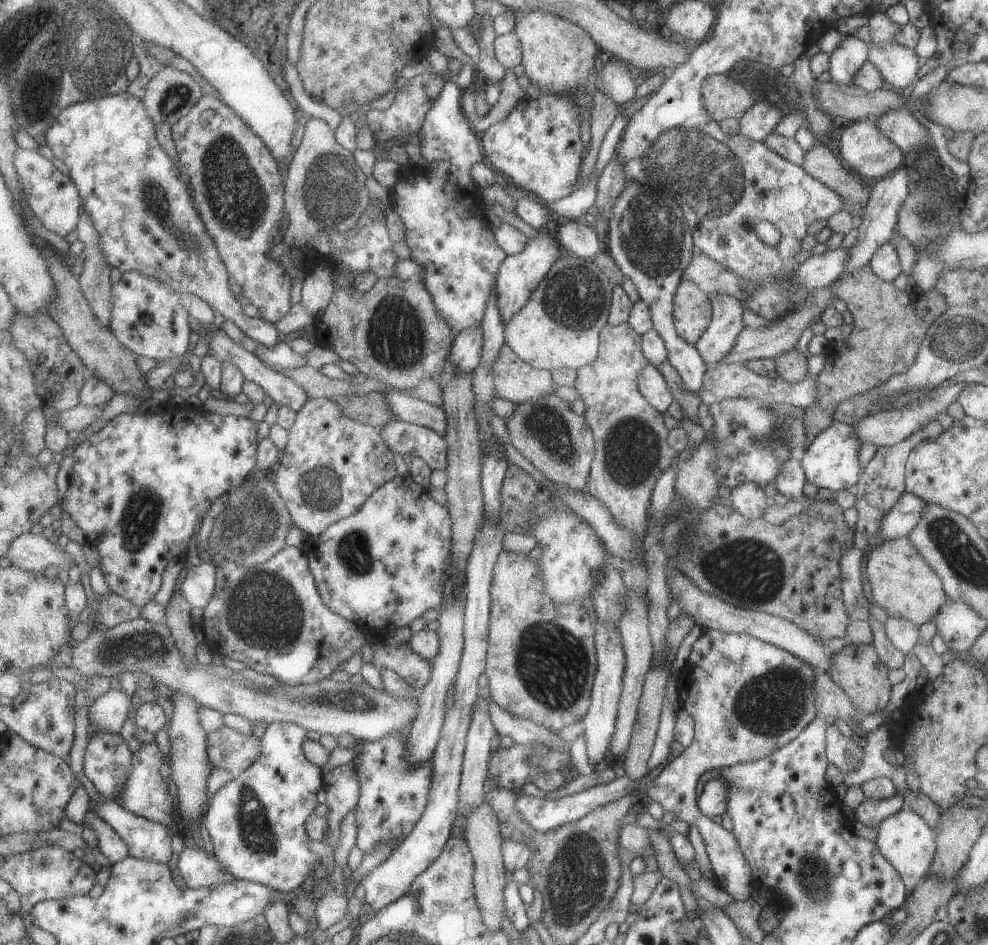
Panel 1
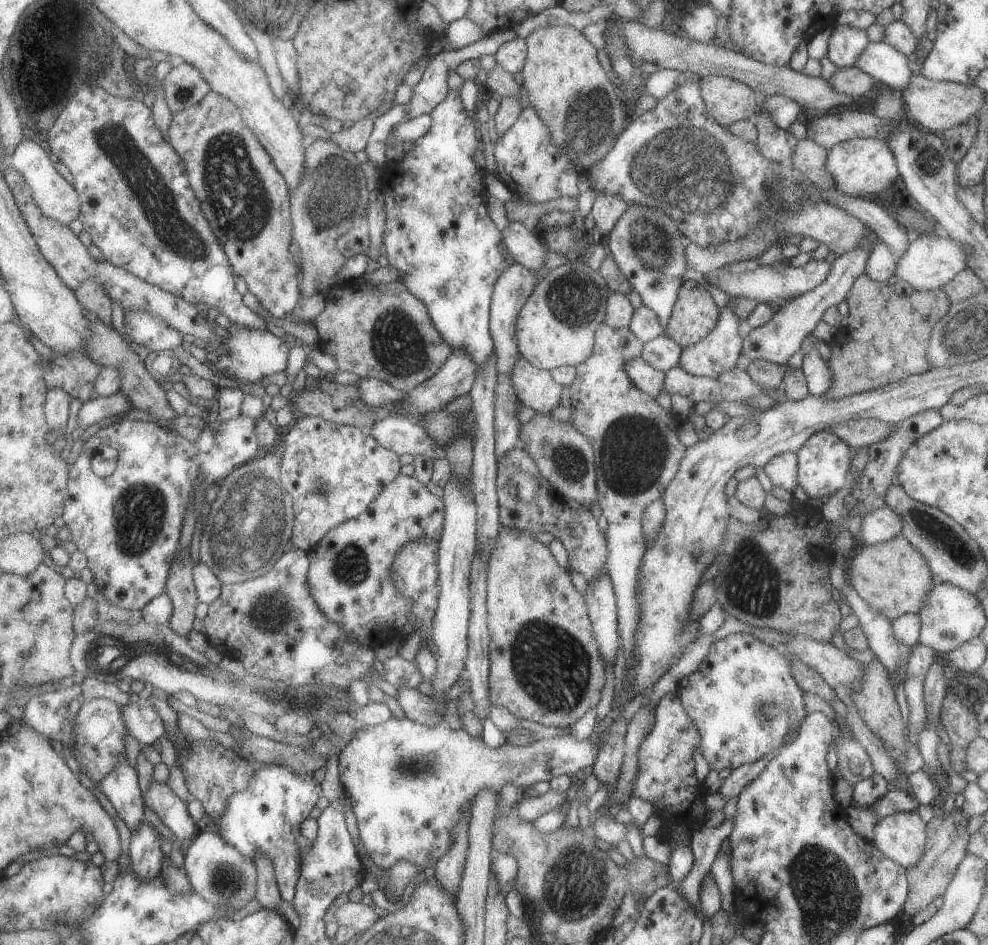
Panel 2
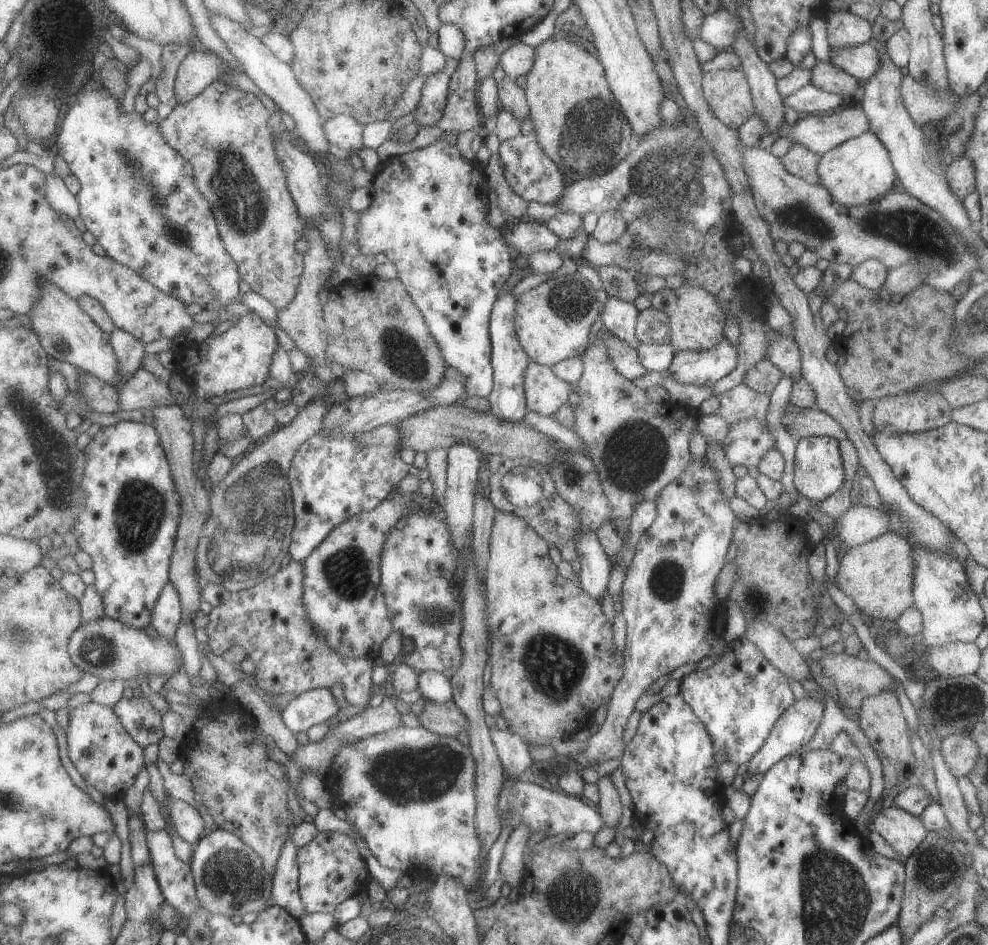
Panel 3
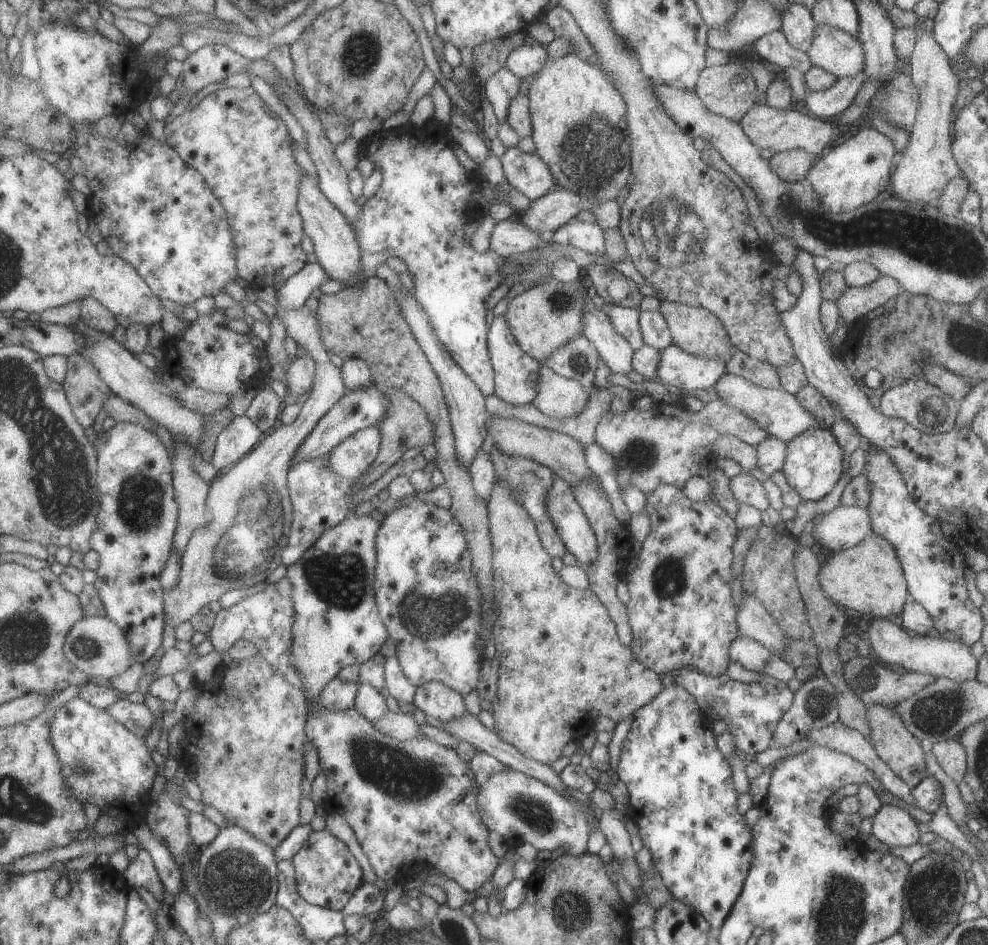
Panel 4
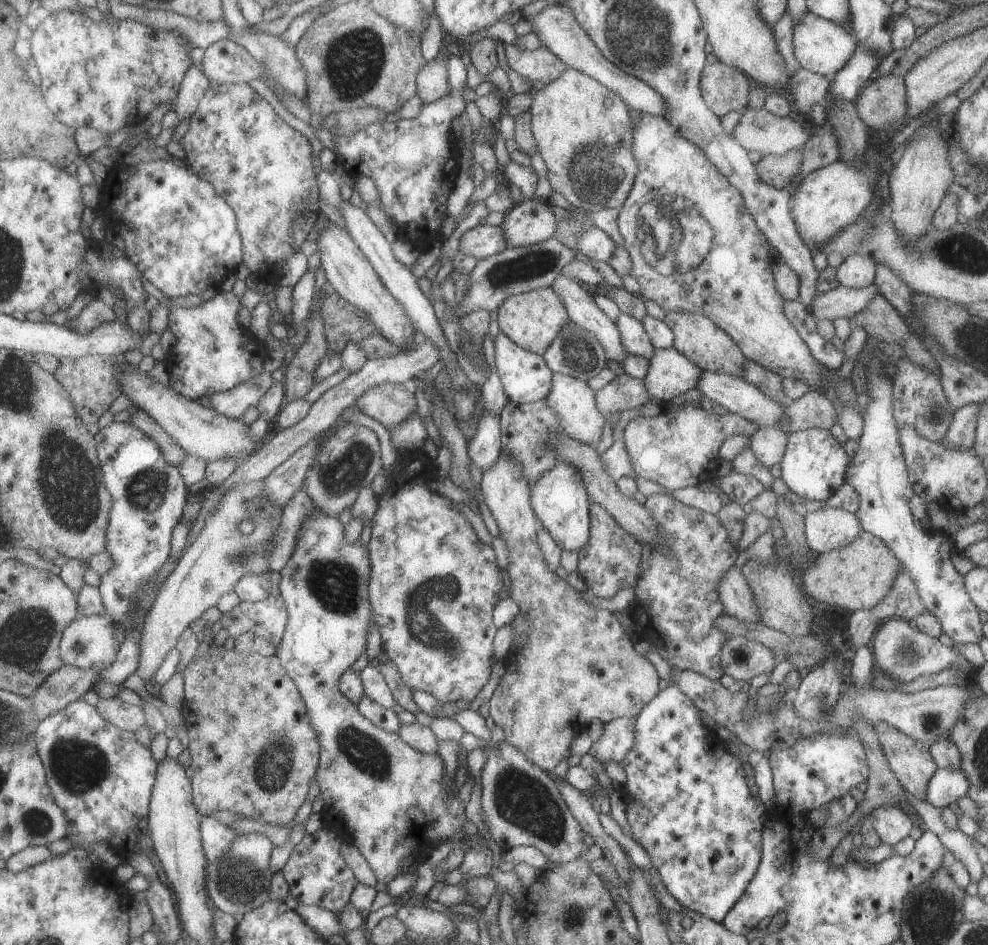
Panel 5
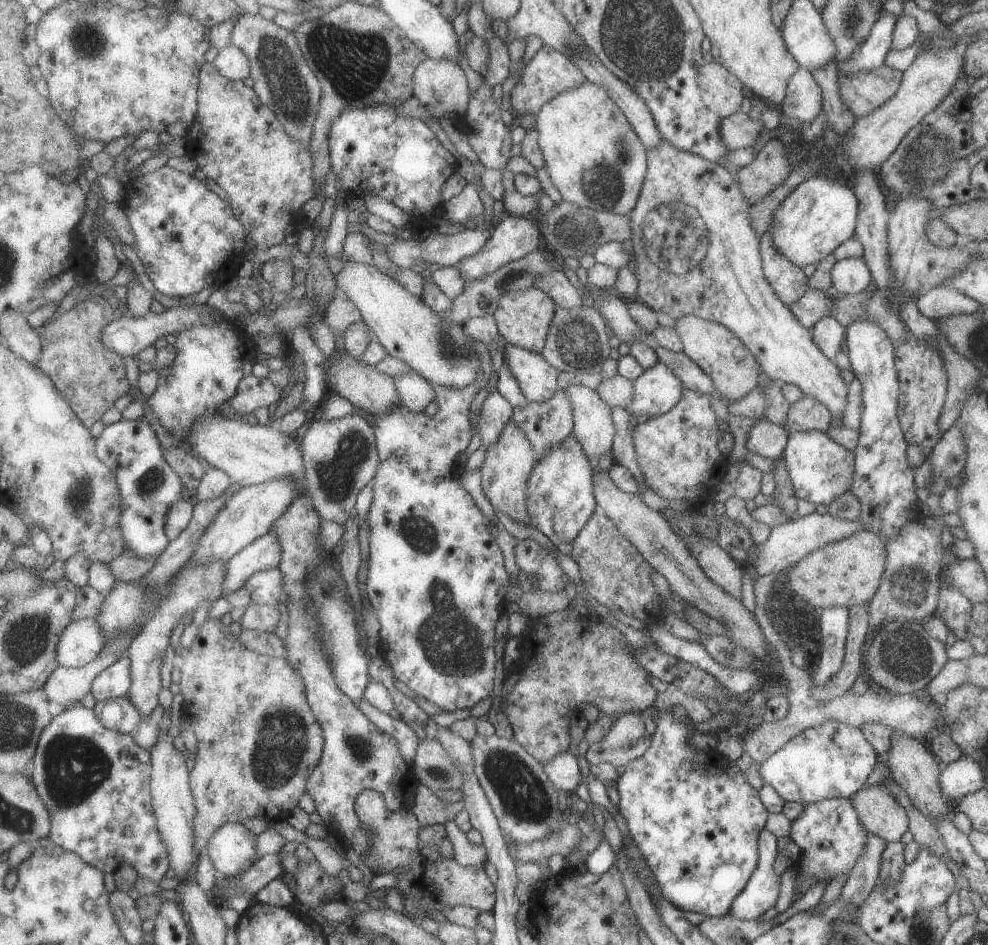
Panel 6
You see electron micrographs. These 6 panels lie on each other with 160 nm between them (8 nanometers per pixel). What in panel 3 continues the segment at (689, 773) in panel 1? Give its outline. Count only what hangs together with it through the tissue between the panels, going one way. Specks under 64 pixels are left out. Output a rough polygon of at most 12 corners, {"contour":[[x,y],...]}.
{"contour":[[753,642],[727,643],[678,694],[739,766],[796,702]]}

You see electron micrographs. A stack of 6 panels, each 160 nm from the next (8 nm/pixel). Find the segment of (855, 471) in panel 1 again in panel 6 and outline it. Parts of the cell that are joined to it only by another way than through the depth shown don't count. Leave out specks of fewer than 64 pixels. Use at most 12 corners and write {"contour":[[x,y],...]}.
{"contour":[[823,432],[788,433],[782,458],[798,499],[849,491],[854,455]]}

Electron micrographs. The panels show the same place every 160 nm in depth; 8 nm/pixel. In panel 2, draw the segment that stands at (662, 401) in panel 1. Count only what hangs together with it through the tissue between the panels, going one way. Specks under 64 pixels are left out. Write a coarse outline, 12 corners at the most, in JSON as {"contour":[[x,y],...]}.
{"contour":[[640,356],[624,371],[641,392],[654,399],[664,389],[664,372]]}

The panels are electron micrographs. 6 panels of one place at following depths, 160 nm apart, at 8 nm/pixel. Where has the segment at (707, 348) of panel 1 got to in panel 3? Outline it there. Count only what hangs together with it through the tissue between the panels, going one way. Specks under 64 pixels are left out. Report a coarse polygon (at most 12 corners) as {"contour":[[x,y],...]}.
{"contour":[[724,335],[710,350],[675,351],[677,382],[712,387],[735,369]]}

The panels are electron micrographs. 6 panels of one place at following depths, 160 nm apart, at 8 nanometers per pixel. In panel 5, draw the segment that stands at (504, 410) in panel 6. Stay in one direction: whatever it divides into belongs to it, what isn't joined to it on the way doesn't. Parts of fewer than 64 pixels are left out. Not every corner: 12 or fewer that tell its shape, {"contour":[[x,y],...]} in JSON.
{"contour":[[484,412],[468,442],[480,472],[501,454],[499,418]]}

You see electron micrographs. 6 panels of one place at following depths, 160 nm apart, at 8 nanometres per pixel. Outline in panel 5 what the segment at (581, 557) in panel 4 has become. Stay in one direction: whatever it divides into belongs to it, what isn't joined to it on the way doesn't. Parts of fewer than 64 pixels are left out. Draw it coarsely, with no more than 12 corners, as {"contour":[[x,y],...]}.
{"contour":[[557,461],[529,485],[530,504],[561,551],[589,540],[589,498]]}

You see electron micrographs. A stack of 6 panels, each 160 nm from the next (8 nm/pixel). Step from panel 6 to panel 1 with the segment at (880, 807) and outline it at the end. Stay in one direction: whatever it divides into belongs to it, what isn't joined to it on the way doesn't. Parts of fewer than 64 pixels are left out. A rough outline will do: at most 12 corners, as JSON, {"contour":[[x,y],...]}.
{"contour":[[902,808],[873,841],[910,892],[926,876],[935,832]]}

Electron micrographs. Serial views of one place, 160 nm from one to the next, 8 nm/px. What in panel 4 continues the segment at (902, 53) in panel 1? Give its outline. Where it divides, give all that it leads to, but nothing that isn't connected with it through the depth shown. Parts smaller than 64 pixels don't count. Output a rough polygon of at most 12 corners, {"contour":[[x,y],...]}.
{"contour":[[815,26],[811,66],[835,78],[865,68],[861,44],[847,32]]}

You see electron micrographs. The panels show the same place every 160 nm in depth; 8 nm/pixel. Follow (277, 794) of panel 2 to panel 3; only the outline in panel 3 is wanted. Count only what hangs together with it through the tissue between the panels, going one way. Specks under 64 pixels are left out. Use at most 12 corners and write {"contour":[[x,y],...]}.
{"contour":[[287,834],[272,876],[273,905],[306,914],[298,894],[297,848]]}

